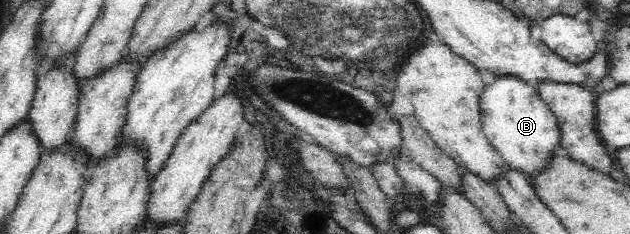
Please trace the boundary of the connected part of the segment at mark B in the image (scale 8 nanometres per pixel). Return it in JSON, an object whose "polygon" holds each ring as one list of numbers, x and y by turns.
{"polygon":[[497,76,481,93,481,121,486,138,511,170,523,174,529,181,549,170,550,164,561,152,561,128,553,110,541,99,536,85,529,85,517,77]]}

